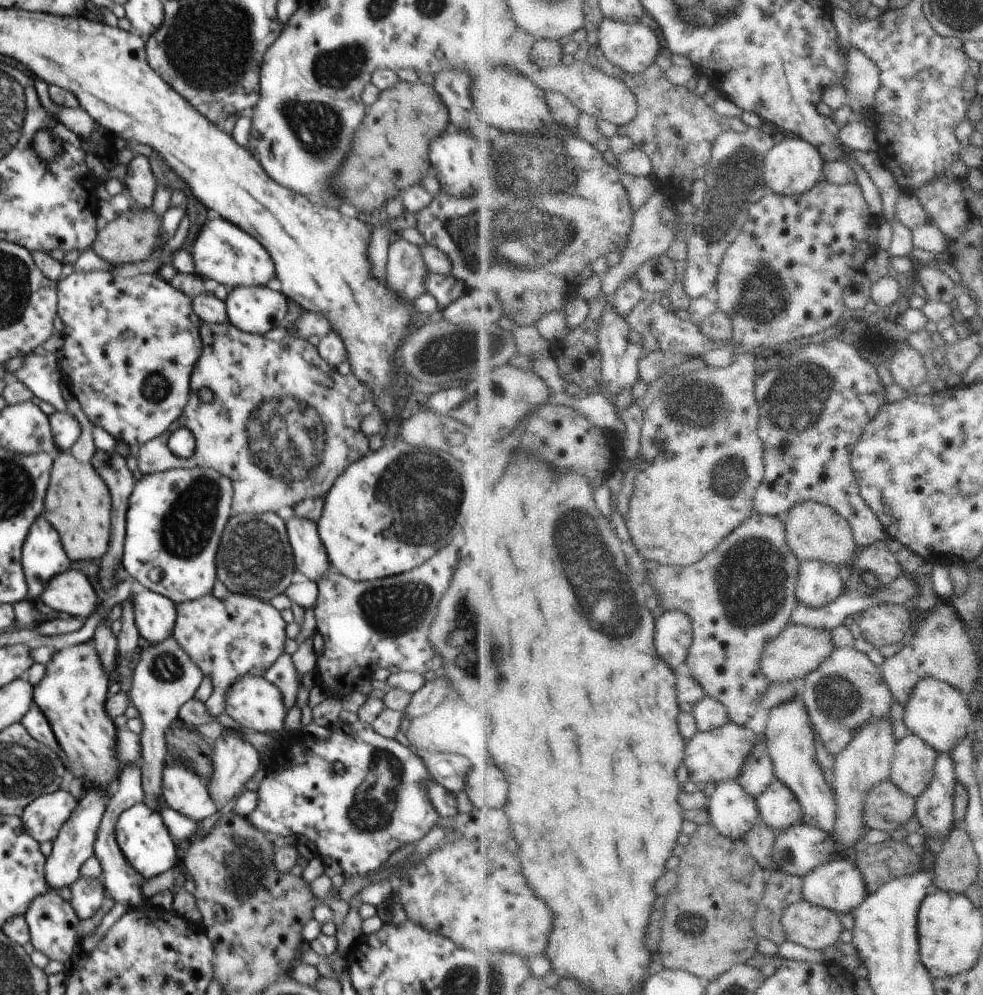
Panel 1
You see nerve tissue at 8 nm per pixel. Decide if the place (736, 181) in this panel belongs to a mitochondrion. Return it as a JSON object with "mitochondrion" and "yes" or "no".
{"mitochondrion":"yes"}

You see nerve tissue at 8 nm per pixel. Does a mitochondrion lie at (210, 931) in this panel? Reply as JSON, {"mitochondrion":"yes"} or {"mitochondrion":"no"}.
{"mitochondrion":"no"}

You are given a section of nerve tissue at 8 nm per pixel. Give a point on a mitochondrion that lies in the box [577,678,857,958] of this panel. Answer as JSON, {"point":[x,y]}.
{"point":[691,925]}

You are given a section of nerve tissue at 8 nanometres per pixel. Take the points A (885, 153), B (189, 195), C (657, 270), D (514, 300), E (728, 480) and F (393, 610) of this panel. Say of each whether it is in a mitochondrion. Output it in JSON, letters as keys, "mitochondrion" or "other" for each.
{"A":"other","B":"other","C":"other","D":"other","E":"mitochondrion","F":"mitochondrion"}

